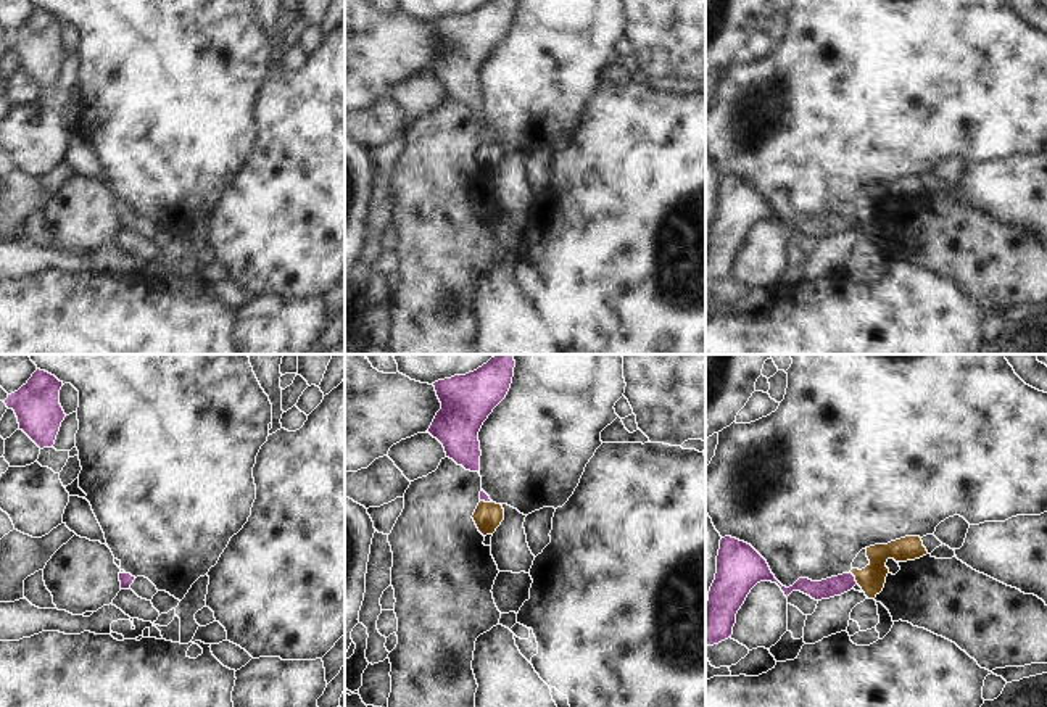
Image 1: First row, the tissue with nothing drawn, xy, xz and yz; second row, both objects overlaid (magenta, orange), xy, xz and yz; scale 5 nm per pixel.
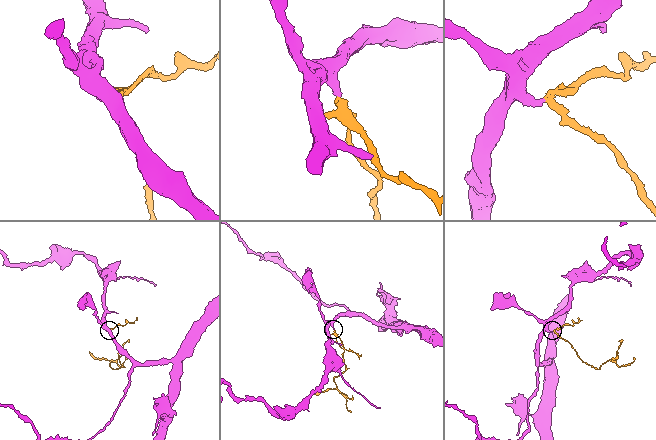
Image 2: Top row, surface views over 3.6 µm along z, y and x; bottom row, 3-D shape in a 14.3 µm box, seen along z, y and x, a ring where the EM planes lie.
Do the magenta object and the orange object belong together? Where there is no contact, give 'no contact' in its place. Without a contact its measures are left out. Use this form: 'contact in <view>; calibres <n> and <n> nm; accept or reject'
contact in yz; calibres 100 and 140 nm; reject

